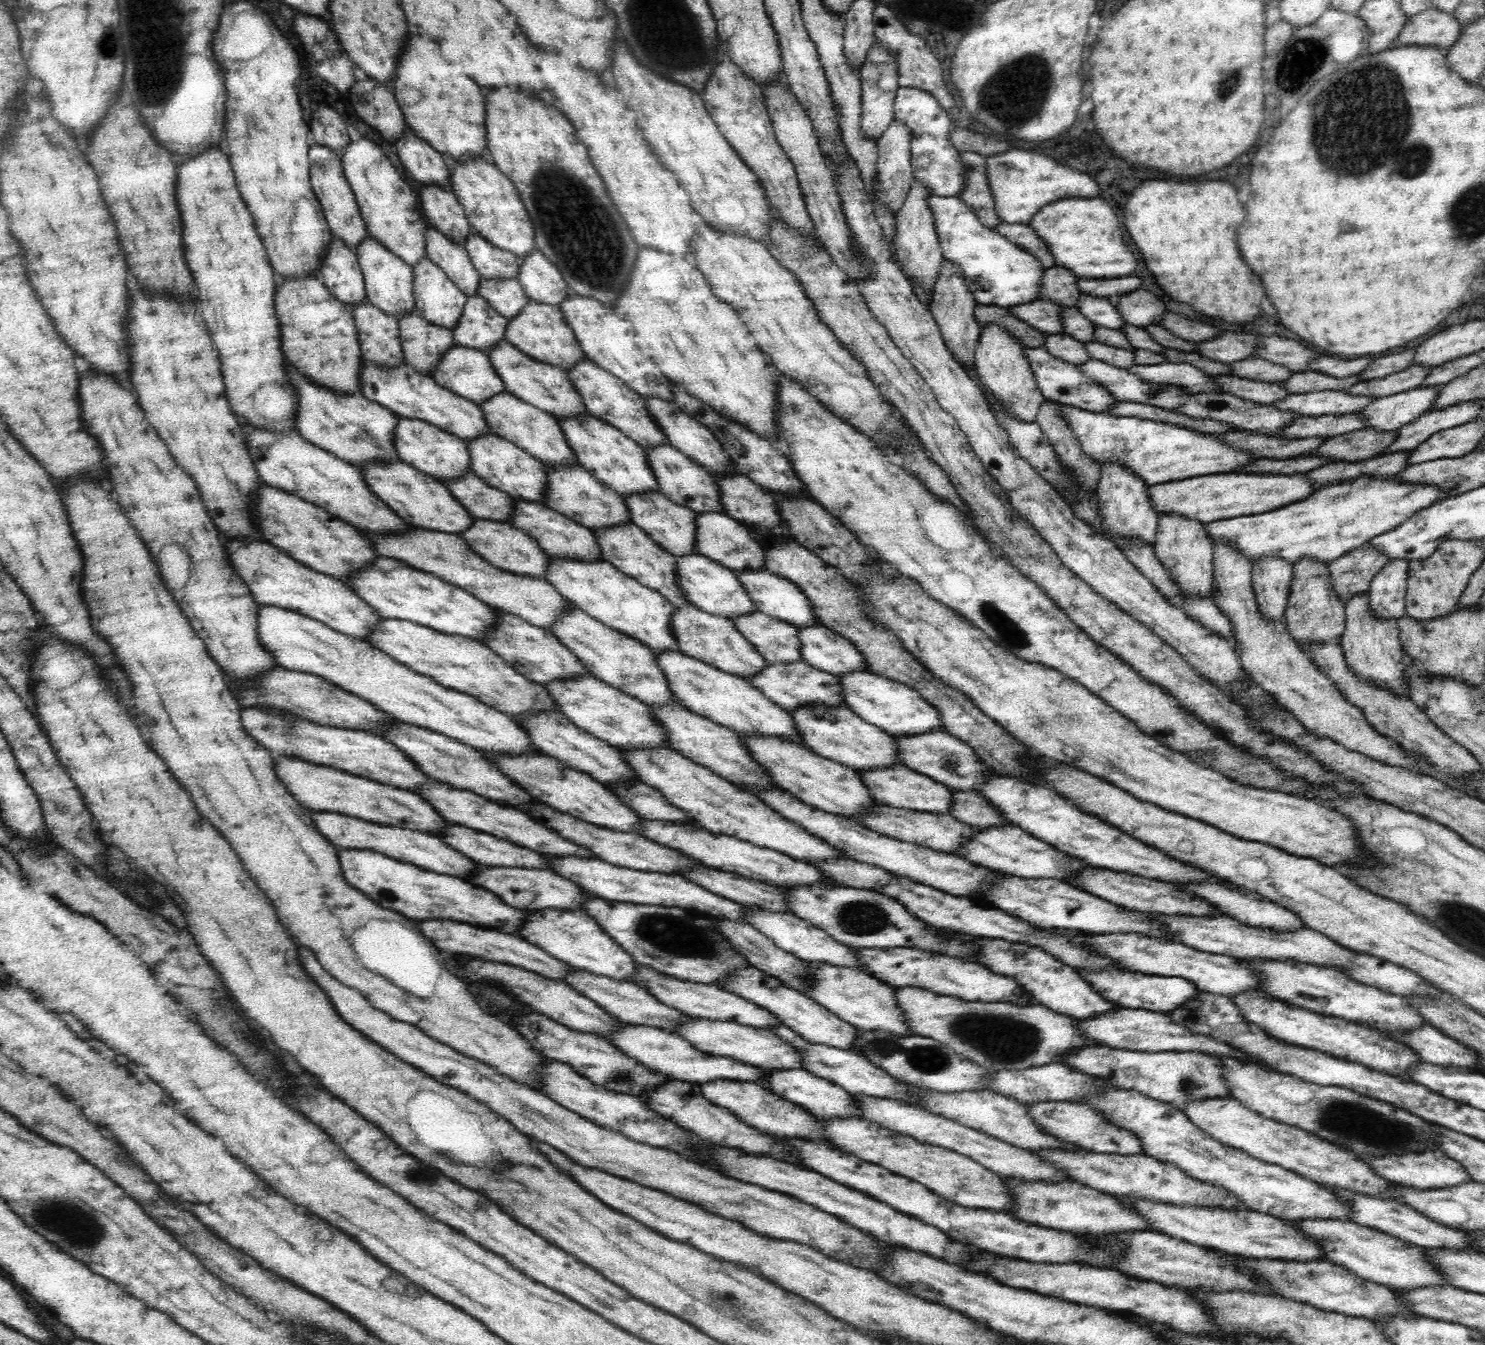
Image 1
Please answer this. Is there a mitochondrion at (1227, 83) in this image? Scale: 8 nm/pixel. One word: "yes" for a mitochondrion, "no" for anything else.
yes

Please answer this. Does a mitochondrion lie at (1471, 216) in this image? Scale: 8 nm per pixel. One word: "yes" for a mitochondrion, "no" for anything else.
yes

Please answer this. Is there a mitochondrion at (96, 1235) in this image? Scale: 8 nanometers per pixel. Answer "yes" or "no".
yes

